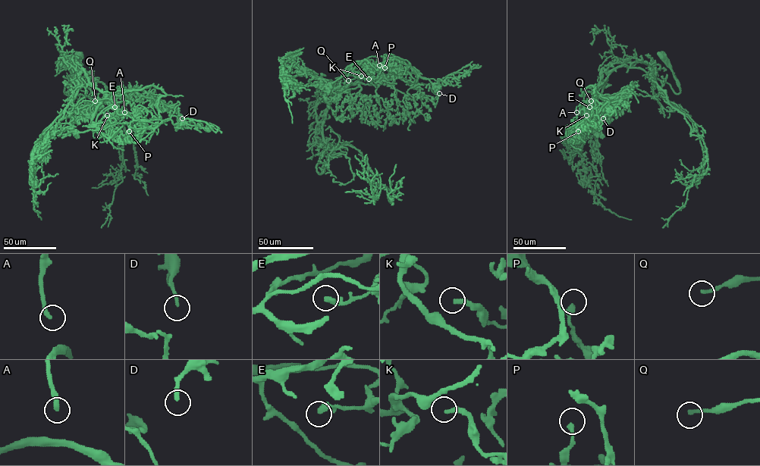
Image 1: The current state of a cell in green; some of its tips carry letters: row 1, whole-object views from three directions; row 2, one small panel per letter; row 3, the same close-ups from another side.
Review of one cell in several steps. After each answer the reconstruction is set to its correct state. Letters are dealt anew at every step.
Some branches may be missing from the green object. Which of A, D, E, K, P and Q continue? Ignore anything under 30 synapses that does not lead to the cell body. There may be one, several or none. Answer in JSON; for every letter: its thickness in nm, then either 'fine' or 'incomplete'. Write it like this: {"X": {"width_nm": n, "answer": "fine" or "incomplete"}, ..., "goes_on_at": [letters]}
{"A": {"width_nm": 280, "answer": "incomplete"}, "D": {"width_nm": 190, "answer": "fine"}, "E": {"width_nm": 220, "answer": "fine"}, "K": {"width_nm": 180, "answer": "fine"}, "P": {"width_nm": 240, "answer": "fine"}, "Q": {"width_nm": 190, "answer": "fine"}, "goes_on_at": ["A"]}

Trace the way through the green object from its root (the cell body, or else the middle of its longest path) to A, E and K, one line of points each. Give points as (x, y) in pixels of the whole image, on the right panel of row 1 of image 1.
A: (663, 57), (679, 93), (642, 69), (622, 66), (592, 92), (589, 122), (580, 123), (587, 100), (576, 112)
E: (663, 57), (679, 92), (622, 66), (592, 92), (591, 119), (580, 123), (589, 107)
K: (663, 57), (679, 92), (642, 69), (618, 67), (592, 92), (591, 119), (580, 123), (582, 105), (586, 115)

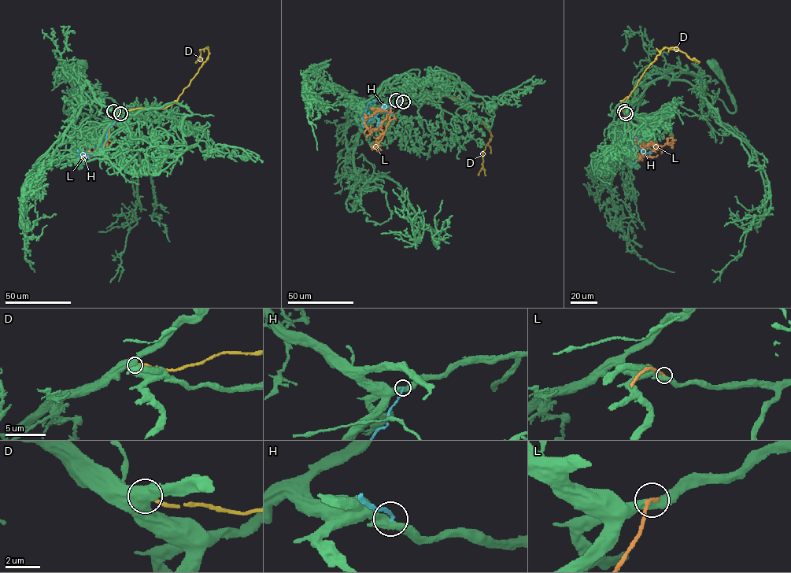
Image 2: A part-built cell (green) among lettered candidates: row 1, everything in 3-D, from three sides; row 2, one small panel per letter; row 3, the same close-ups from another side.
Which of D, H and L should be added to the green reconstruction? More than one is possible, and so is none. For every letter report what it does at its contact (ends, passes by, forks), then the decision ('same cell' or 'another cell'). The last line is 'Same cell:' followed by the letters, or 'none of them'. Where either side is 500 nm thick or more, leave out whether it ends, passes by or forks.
D: another cell
H: it ends | another cell
L: it ends | another cell
Same cell: none of them

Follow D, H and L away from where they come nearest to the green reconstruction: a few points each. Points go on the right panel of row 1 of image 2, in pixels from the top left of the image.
D: (624, 111), (621, 107), (644, 70), (666, 47), (678, 49), (700, 62)
H: (626, 113), (624, 119), (629, 124), (630, 138), (644, 148), (640, 154), (633, 152), (624, 156)
L: (626, 113), (632, 135), (645, 146), (659, 147), (666, 144), (669, 138), (674, 140)

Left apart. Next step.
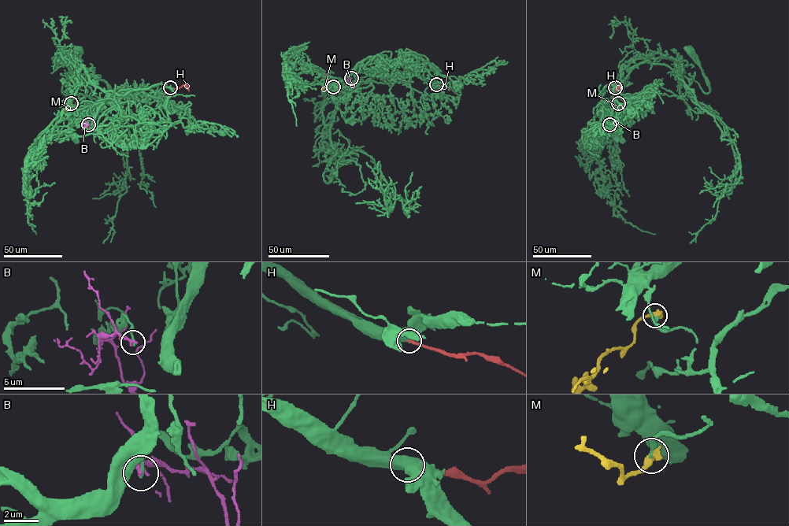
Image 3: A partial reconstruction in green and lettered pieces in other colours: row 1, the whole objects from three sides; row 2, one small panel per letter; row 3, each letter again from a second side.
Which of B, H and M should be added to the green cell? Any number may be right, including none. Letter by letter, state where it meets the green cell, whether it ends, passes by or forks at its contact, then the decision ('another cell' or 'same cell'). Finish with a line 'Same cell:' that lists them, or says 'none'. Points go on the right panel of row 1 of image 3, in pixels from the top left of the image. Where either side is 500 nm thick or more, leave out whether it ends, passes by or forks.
B: meets green at (609, 124); it ends there; another cell
H: meets green at (615, 87); same cell
M: meets green at (618, 103); same cell
Same cell: H, M

